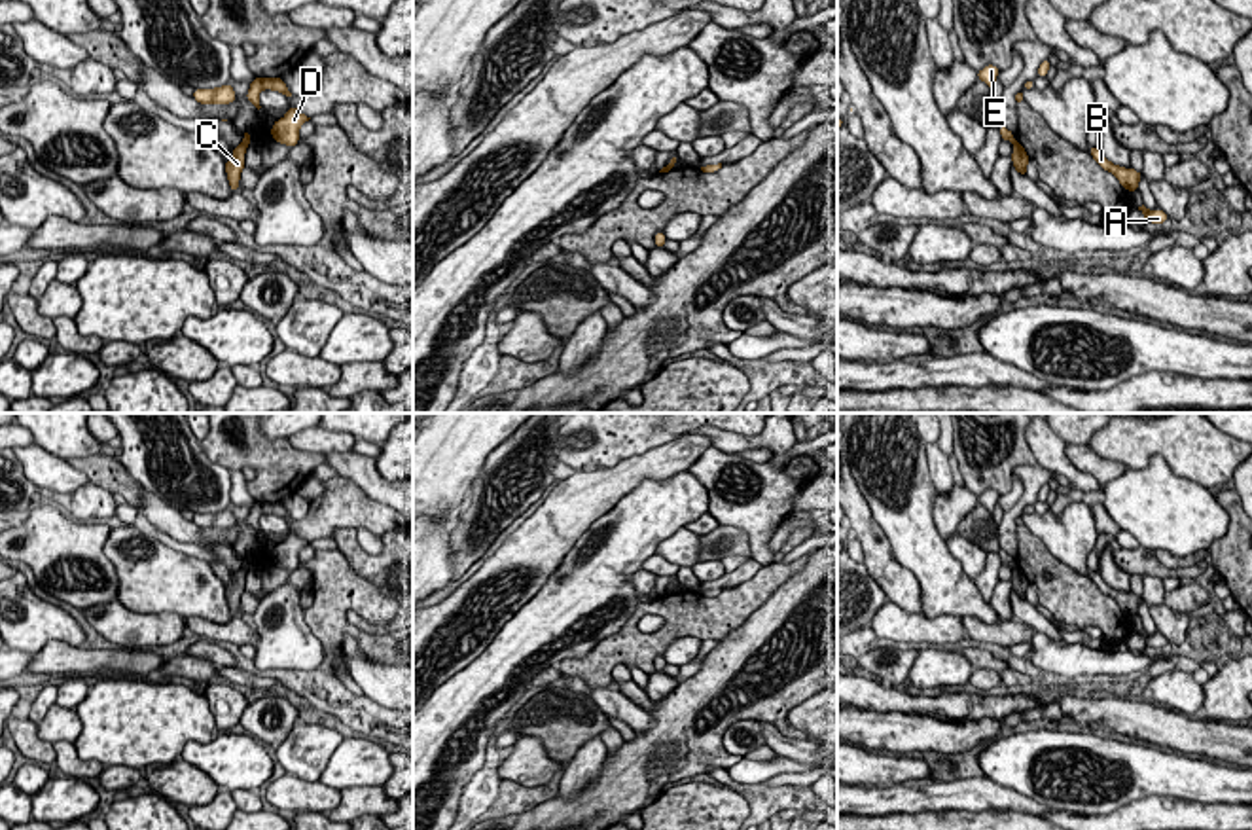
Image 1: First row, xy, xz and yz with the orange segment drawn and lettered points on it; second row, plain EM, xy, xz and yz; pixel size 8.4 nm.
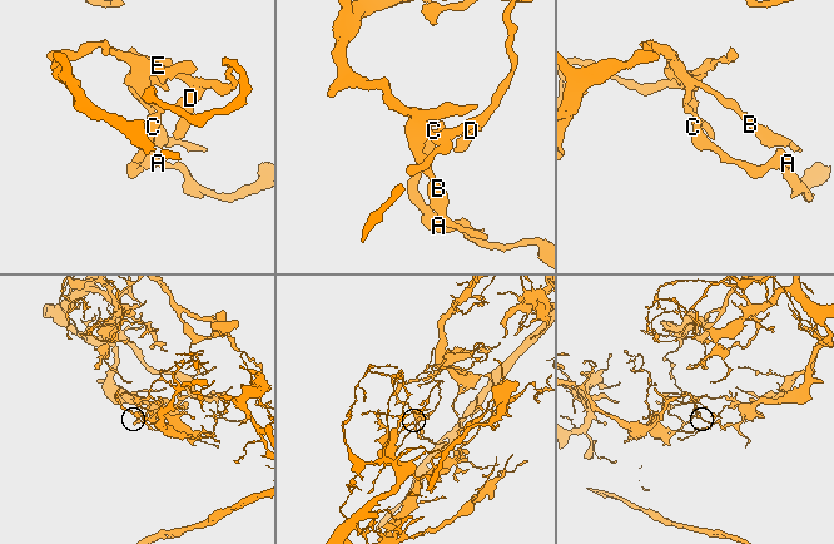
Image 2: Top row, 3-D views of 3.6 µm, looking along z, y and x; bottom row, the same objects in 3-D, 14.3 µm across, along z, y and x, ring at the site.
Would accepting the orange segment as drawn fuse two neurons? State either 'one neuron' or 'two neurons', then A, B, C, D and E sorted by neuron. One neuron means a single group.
two neurons; groups A C / B D E

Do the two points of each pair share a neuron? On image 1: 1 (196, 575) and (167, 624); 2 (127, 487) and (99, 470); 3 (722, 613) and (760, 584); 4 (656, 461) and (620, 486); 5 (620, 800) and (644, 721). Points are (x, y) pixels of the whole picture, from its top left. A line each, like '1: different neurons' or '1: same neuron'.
1: different neurons
2: same neuron
3: same neuron
4: same neuron
5: different neurons

